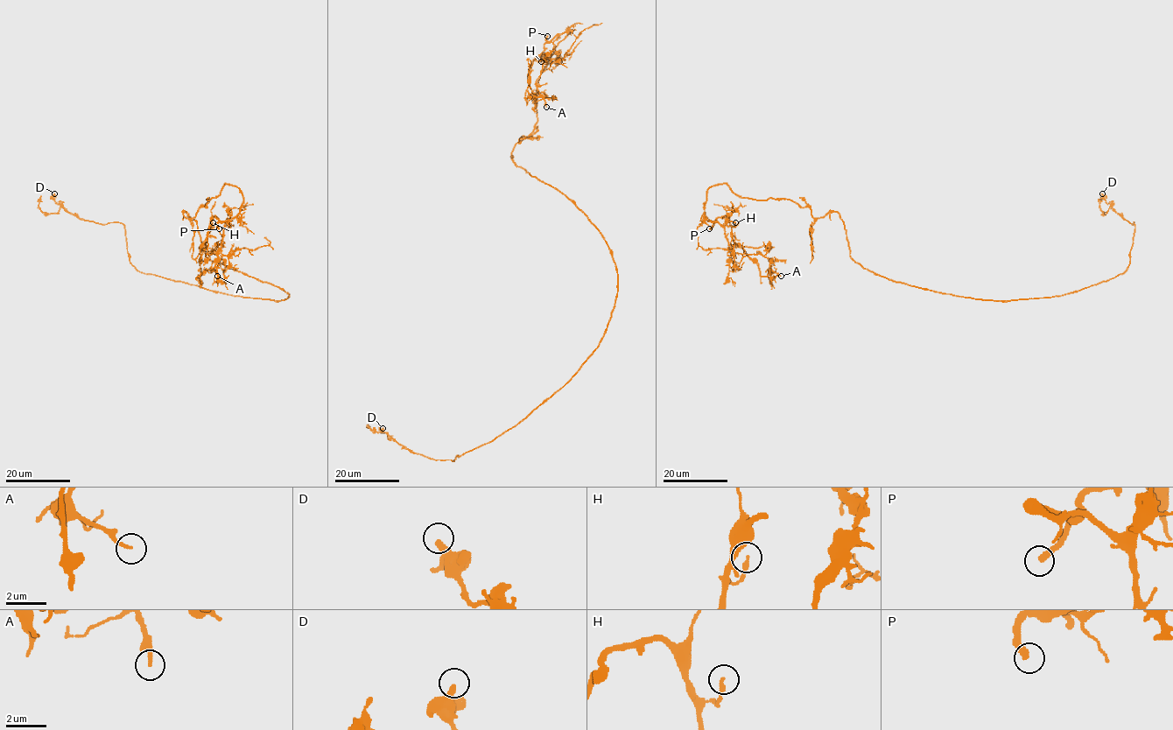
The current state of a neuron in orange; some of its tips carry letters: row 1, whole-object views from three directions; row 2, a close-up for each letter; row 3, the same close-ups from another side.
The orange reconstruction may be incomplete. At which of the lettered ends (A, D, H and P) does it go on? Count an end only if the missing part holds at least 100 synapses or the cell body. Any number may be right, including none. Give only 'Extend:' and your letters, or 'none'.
Extend: P

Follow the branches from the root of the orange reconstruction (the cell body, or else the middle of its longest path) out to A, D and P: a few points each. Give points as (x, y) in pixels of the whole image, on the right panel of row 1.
A: (888, 279), (849, 256), (837, 212), (815, 218), (712, 185), (706, 217), (725, 216), (760, 274), (781, 276)
D: (888, 279), (986, 300), (1050, 298), (1107, 281), (1123, 273), (1129, 263), (1135, 225), (1107, 204), (1102, 193)
P: (888, 279), (849, 256), (837, 212), (815, 218), (790, 200), (741, 198), (717, 184), (706, 193), (709, 228)

